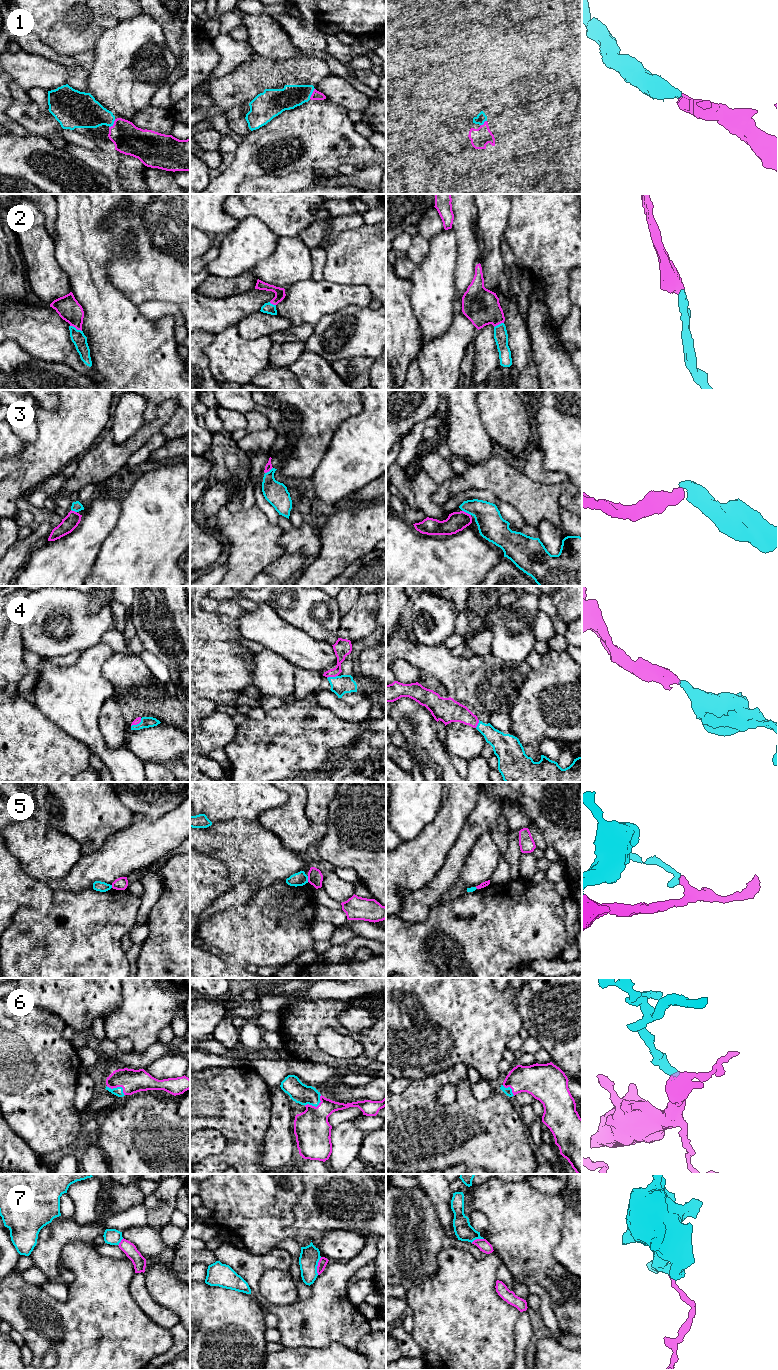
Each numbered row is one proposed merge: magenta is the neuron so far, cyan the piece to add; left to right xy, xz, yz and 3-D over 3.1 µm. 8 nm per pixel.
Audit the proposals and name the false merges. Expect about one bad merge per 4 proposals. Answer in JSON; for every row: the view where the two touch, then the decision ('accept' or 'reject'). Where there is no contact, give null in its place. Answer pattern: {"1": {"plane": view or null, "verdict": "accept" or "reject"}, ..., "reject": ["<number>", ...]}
{"1": {"plane": "xy", "verdict": "accept"}, "2": {"plane": "xy", "verdict": "accept"}, "3": {"plane": "yz", "verdict": "accept"}, "4": {"plane": "xz", "verdict": "accept"}, "5": {"plane": "xz", "verdict": "reject"}, "6": {"plane": "xz", "verdict": "accept"}, "7": {"plane": "xz", "verdict": "reject"}, "reject": ["5", "7"]}

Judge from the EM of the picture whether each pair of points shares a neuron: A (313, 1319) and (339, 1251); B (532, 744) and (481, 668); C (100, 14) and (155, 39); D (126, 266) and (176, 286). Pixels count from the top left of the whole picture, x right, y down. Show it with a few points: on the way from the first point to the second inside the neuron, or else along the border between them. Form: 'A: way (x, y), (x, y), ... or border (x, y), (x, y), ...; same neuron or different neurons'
A: border (358, 1253), (344, 1261), (329, 1260); different neurons
B: border (520, 689), (514, 704), (508, 712); different neurons
C: border (119, 21), (107, 28), (99, 37); different neurons
D: way (138, 275), (164, 275); same neuron

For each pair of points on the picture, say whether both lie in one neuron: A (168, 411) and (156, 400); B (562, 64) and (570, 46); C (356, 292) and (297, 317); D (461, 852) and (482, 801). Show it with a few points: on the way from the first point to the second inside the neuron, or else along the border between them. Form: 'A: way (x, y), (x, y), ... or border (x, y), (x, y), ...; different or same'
A: border (167, 400), (161, 404), (156, 415), (147, 423); different
B: border (562, 49), (571, 54); different
C: way (341, 295), (323, 297), (312, 302); same
D: way (466, 839), (482, 818), (482, 814); same

